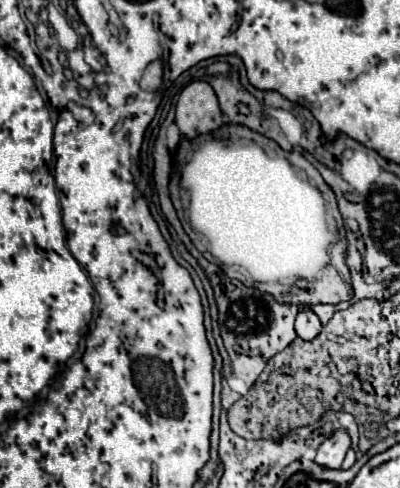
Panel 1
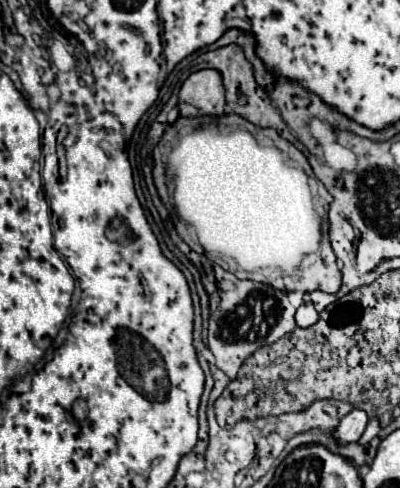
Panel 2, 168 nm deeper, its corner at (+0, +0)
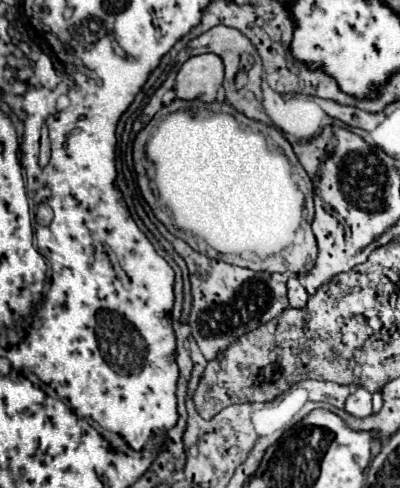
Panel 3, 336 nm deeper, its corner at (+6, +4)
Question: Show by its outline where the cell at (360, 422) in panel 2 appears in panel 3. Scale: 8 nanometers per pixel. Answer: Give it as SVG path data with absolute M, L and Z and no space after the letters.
M360 386L356 392L352 392L352 394L348 396L344 408L346 408L348 414L366 418L366 416L372 414L372 394L370 394L364 386Z

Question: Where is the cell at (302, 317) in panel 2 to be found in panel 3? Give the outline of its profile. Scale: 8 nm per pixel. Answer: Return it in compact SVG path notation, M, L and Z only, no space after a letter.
M290 276L290 278L288 278L288 300L290 300L290 306L292 306L292 308L304 308L306 300L308 300L308 292L306 292L306 288L298 282L296 276Z

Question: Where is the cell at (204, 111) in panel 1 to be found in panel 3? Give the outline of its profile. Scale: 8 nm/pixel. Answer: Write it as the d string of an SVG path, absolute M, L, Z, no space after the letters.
M200 54L188 58L178 70L176 94L182 100L202 100L214 102L216 92L224 80L224 64L218 54Z

